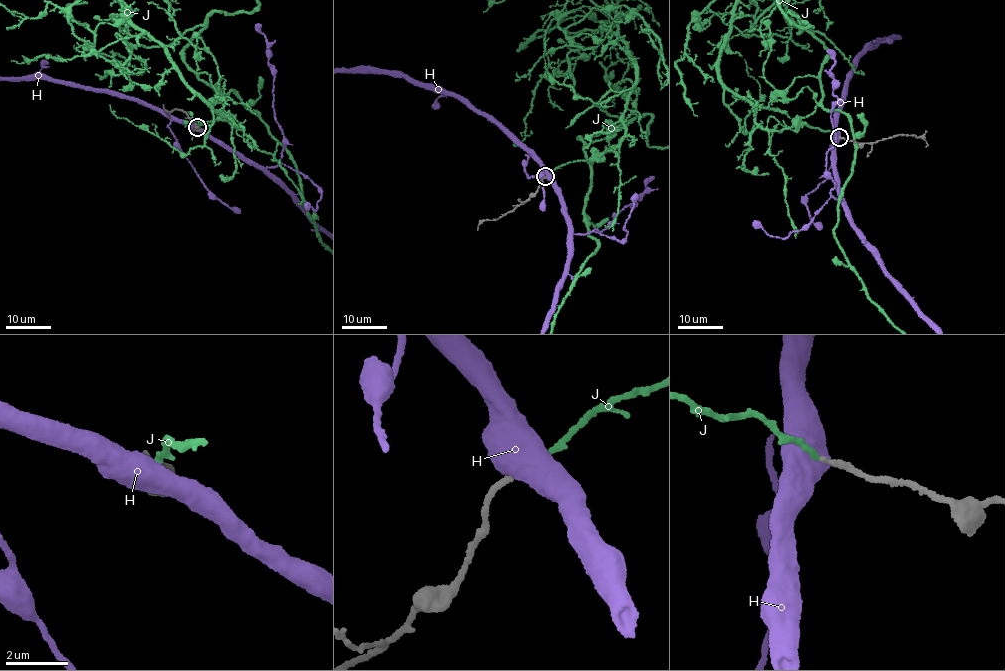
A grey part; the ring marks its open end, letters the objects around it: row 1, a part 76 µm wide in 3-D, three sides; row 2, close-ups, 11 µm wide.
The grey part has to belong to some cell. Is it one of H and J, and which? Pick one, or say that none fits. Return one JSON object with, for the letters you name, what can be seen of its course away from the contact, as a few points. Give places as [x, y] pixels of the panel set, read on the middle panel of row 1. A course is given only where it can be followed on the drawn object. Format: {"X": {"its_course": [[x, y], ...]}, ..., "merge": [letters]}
{"merge": ["J"]}

